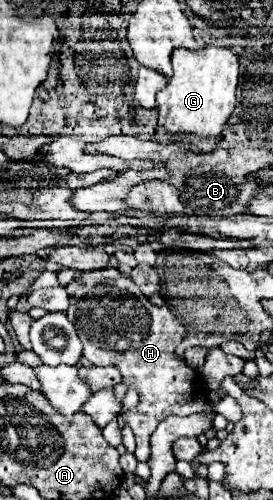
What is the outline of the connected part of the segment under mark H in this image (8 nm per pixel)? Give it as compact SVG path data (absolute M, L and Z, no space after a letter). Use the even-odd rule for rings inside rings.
M117 269L79 271L67 285L69 309L67 317L75 325L83 343L83 357L93 365L113 365L123 375L127 389L137 389L139 405L133 411L123 411L123 421L133 429L137 439L135 457L149 459L149 437L167 415L191 415L205 409L207 387L199 373L191 371L181 357L175 357L175 347L187 335L187 329L169 311L167 305L155 307L141 289Z

